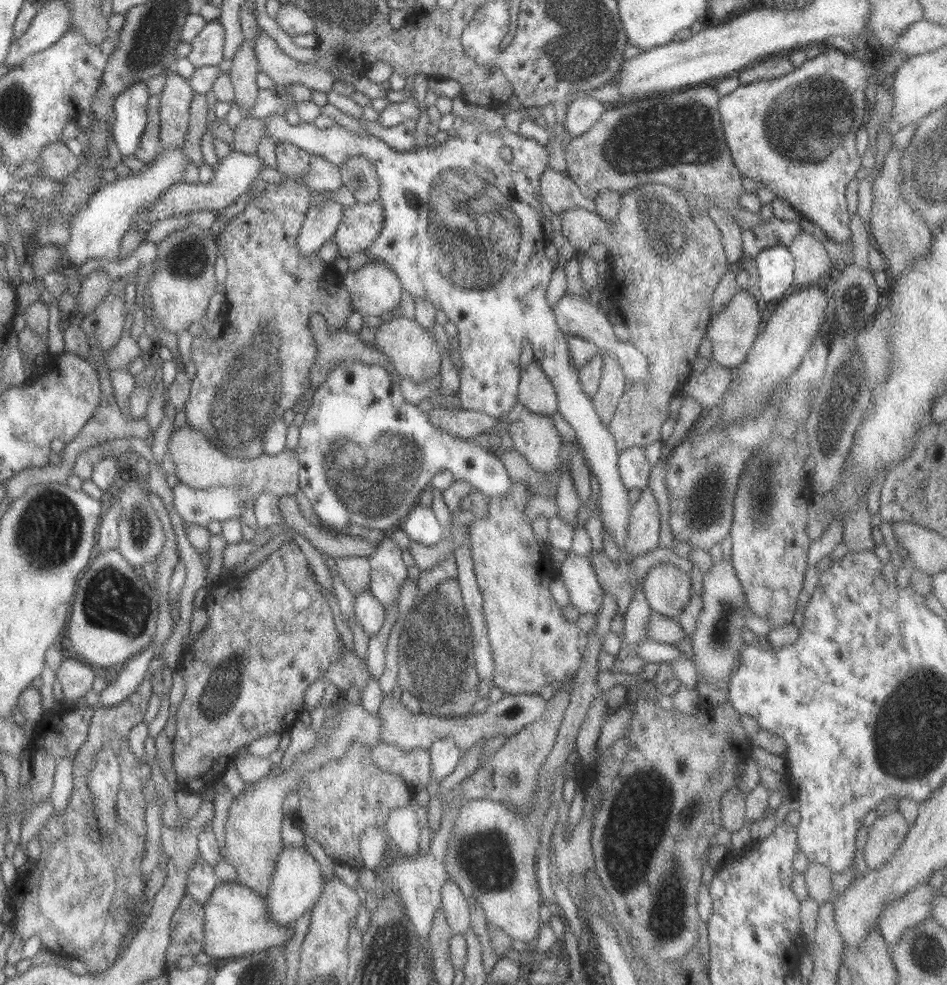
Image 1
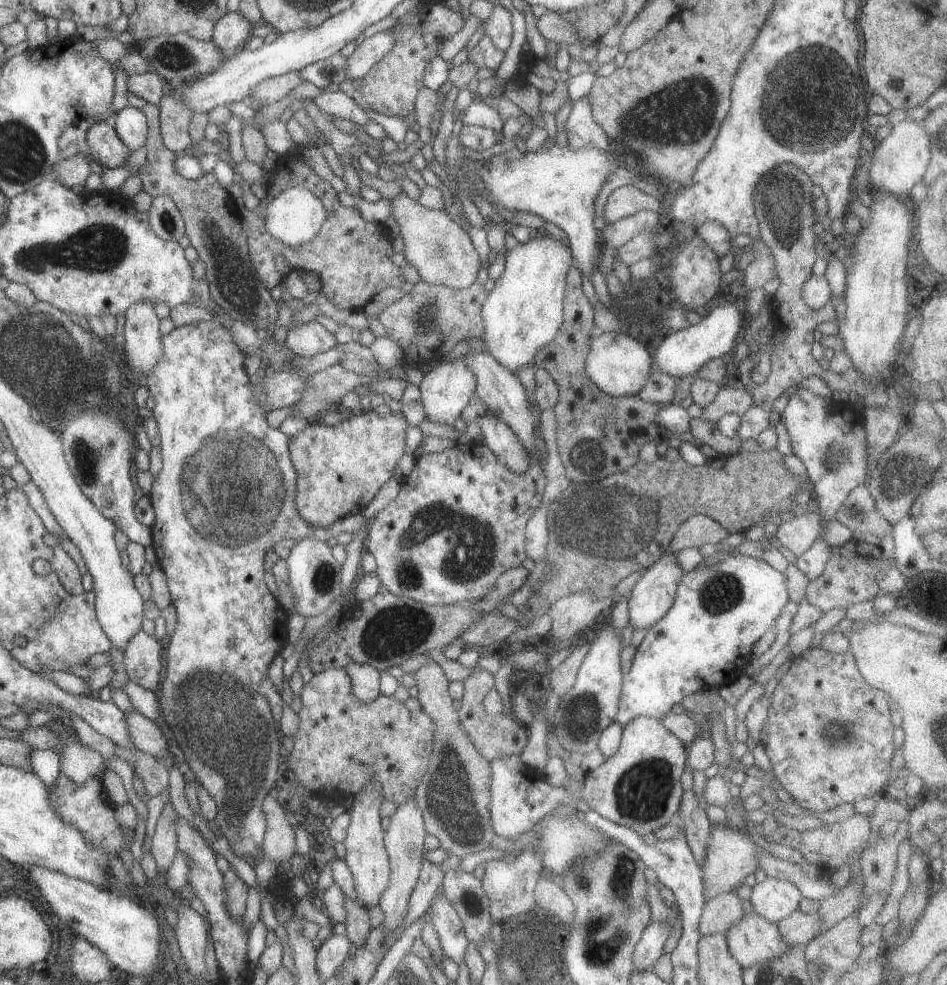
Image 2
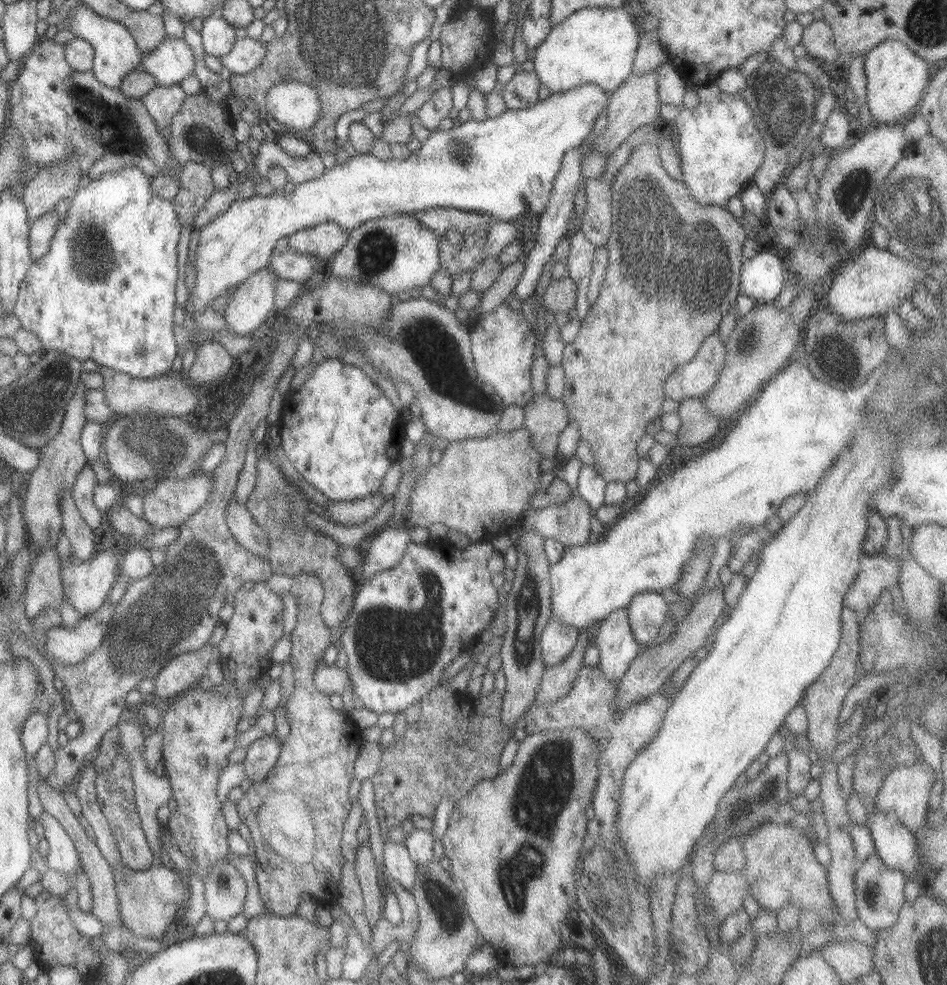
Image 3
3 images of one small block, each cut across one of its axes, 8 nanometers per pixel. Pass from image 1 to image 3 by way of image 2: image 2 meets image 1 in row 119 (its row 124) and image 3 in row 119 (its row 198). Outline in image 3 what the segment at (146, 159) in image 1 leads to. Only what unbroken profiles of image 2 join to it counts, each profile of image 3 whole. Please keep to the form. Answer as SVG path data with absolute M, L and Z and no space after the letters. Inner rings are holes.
M200 90L196 95L185 95L183 104L180 106L171 121L169 127L164 130L165 144L171 155L185 164L197 162L215 168L218 164L230 166L229 152L235 152L237 141L233 138L234 122L226 107L225 102L210 99L205 91Z

